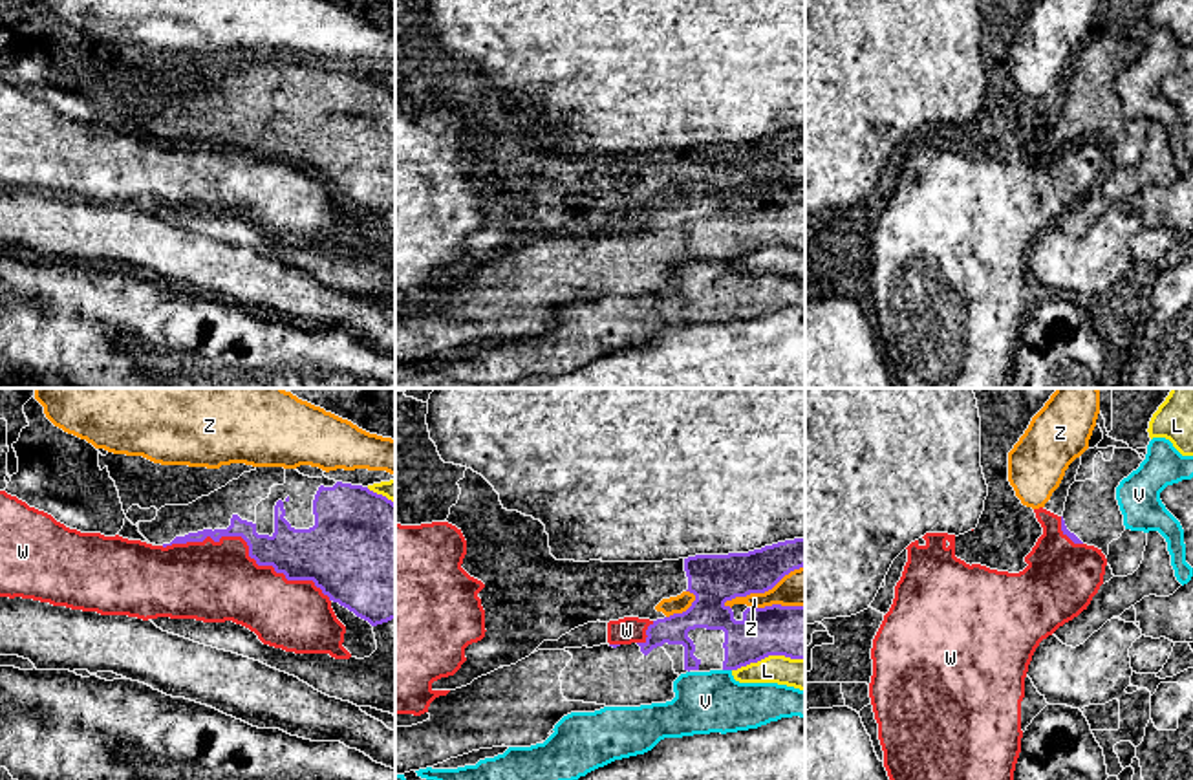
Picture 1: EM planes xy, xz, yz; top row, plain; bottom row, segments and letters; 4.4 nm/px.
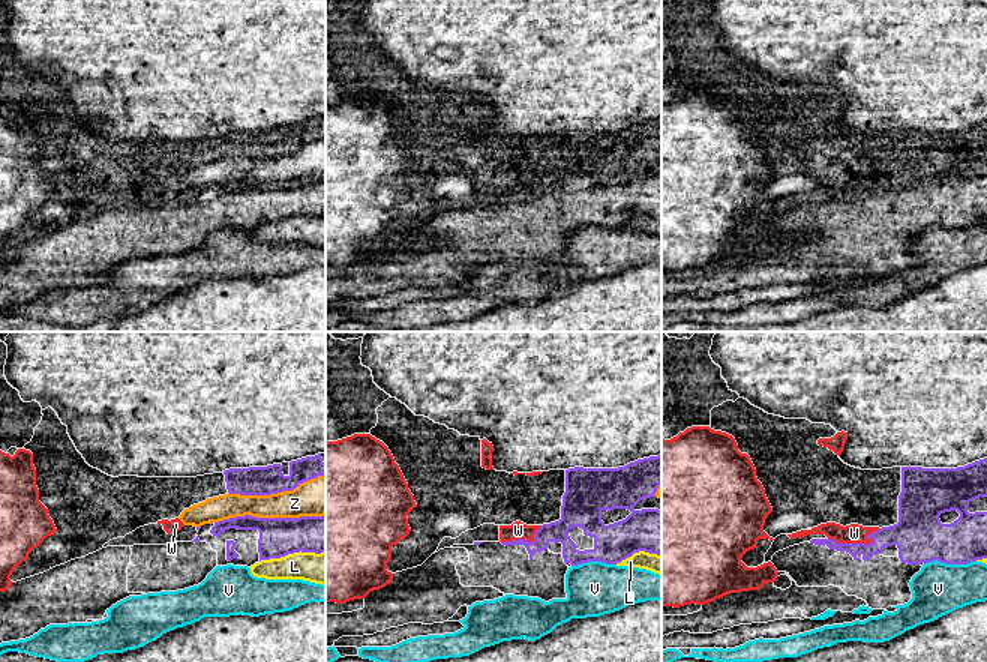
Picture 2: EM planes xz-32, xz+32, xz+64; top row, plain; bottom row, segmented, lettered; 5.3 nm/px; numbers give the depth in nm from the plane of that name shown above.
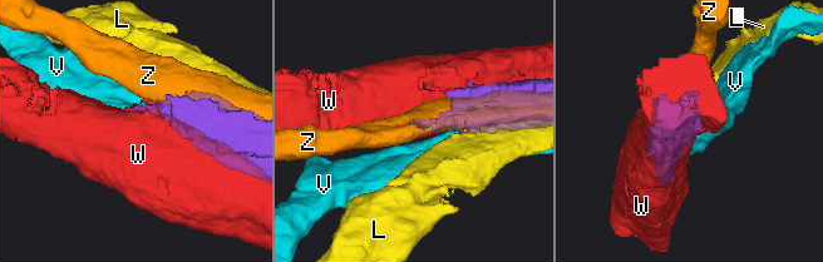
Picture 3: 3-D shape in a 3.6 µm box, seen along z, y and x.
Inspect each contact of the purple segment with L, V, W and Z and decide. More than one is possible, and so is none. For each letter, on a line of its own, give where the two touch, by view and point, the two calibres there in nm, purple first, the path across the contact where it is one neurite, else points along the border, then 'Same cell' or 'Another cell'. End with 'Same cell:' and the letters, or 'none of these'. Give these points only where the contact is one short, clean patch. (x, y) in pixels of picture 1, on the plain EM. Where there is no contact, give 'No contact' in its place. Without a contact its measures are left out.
L: Touches purple at xz (767, 246). Thickness 240 nm (purple) against 140 nm. Another cell
V: Touches purple at xz (727, 259). Thickness 220 nm (purple) against 280 nm. Another cell
W: Touches purple at xy (249, 138). Thickness 220 nm (purple) against 360 nm. Another cell
Z: Touches purple at xz (763, 182). Thickness 240 nm (purple) against 170 nm. Another cell
Same cell: none of these

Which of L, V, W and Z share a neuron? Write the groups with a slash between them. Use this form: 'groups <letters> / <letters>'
groups L / V / W / Z

